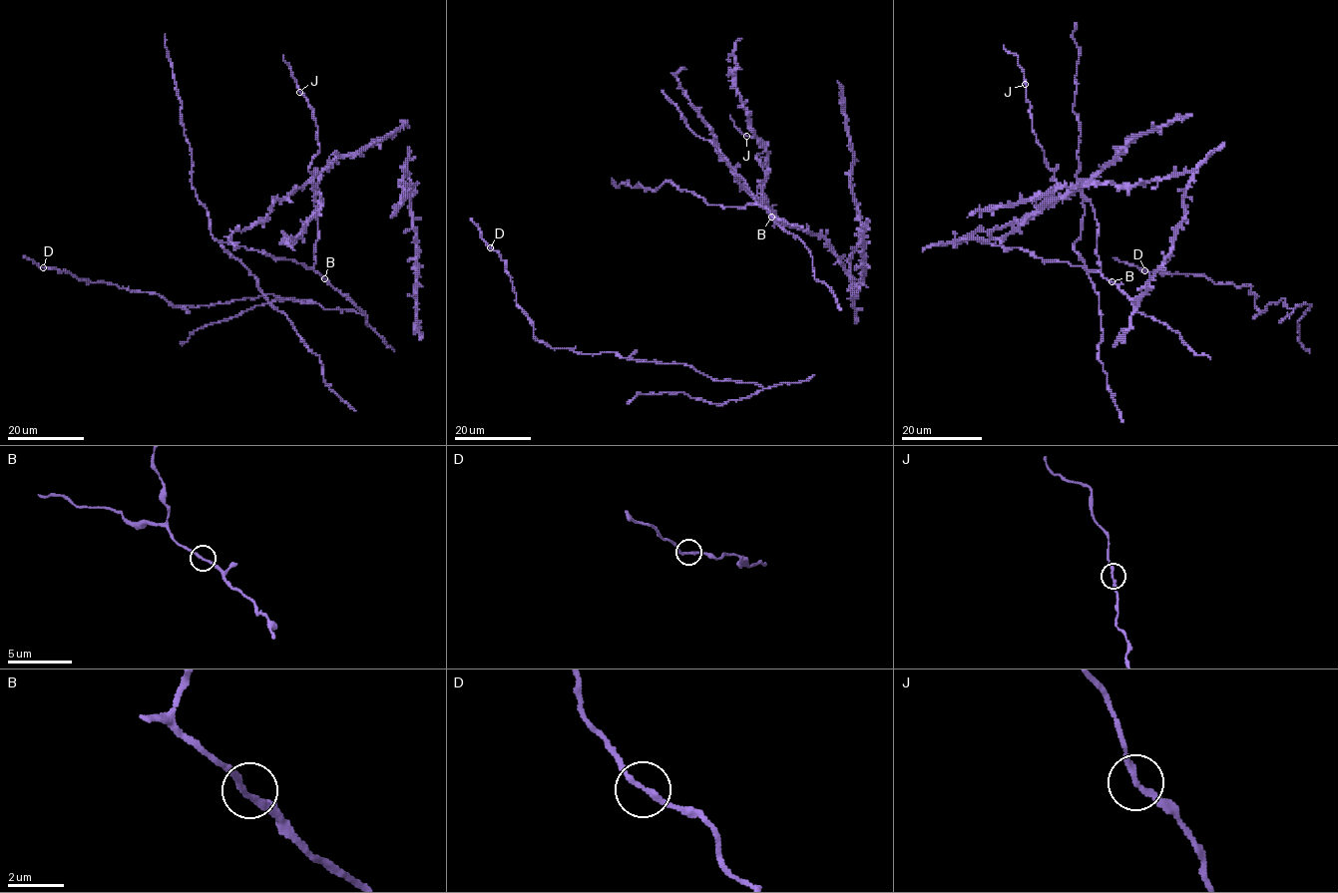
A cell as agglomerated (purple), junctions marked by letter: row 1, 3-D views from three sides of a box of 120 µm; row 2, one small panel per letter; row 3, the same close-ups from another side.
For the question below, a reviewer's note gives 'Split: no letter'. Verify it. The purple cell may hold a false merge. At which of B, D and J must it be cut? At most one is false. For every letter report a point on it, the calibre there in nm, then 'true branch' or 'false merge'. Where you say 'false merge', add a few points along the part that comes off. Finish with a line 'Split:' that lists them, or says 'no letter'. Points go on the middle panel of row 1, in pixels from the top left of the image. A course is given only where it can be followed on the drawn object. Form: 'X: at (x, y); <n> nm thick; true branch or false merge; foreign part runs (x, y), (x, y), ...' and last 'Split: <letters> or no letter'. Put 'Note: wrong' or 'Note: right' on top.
Note: wrong
B: at (771, 217); 190 nm thick; true branch
D: at (490, 247); 190 nm thick; true branch
J: at (746, 136); 190 nm thick; false merge; foreign part runs (746, 136), (734, 126), (729, 115)
Split: J

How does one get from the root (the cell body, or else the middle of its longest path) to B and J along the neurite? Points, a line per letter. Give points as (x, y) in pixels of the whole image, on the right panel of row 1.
B: (1175, 331), (1138, 312), (1112, 281)
J: (1175, 331), (1138, 312), (1103, 275), (1093, 205), (1080, 192), (1060, 186), (1048, 166), (1033, 130), (1026, 84)

